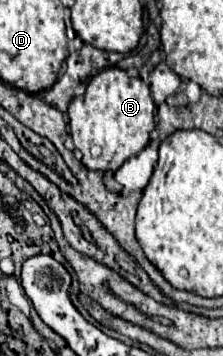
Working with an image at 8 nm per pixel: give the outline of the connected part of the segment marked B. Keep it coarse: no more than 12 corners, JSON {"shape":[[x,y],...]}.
{"shape":[[117,66],[69,104],[89,170],[117,170],[155,128],[141,78]]}

